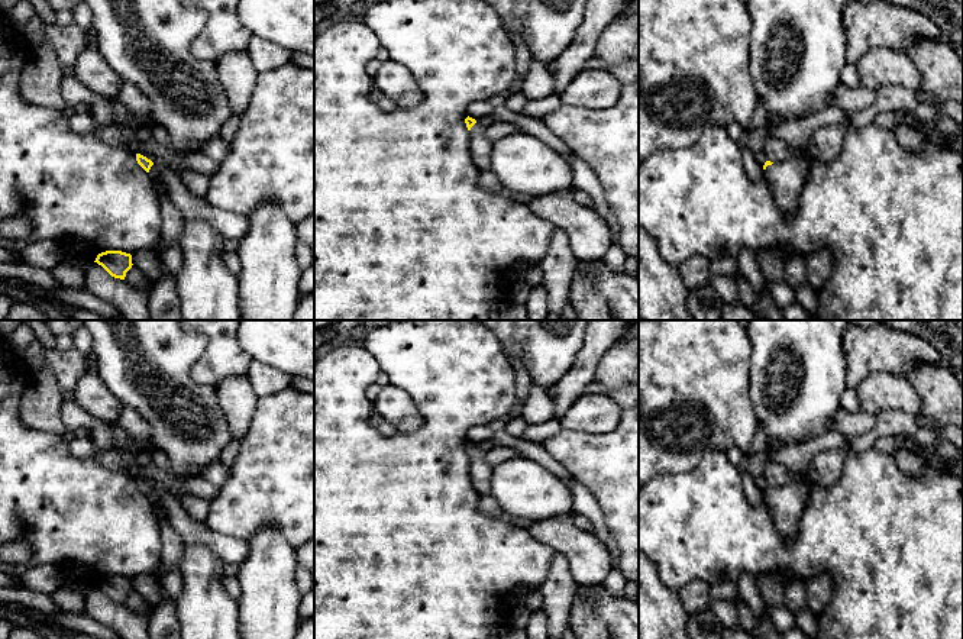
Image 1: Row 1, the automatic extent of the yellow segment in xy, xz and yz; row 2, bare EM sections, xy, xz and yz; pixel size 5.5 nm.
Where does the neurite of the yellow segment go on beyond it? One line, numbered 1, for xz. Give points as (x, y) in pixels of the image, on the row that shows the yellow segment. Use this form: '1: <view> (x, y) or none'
1: none

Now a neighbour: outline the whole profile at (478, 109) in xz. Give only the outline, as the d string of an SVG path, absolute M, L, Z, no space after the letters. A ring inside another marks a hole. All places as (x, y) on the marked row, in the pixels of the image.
M478 100L468 106L468 116L475 120L491 116L492 112L494 107L488 103L488 100Z

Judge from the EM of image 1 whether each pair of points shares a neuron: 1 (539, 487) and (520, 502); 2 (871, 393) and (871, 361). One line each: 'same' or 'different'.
1: same
2: different

